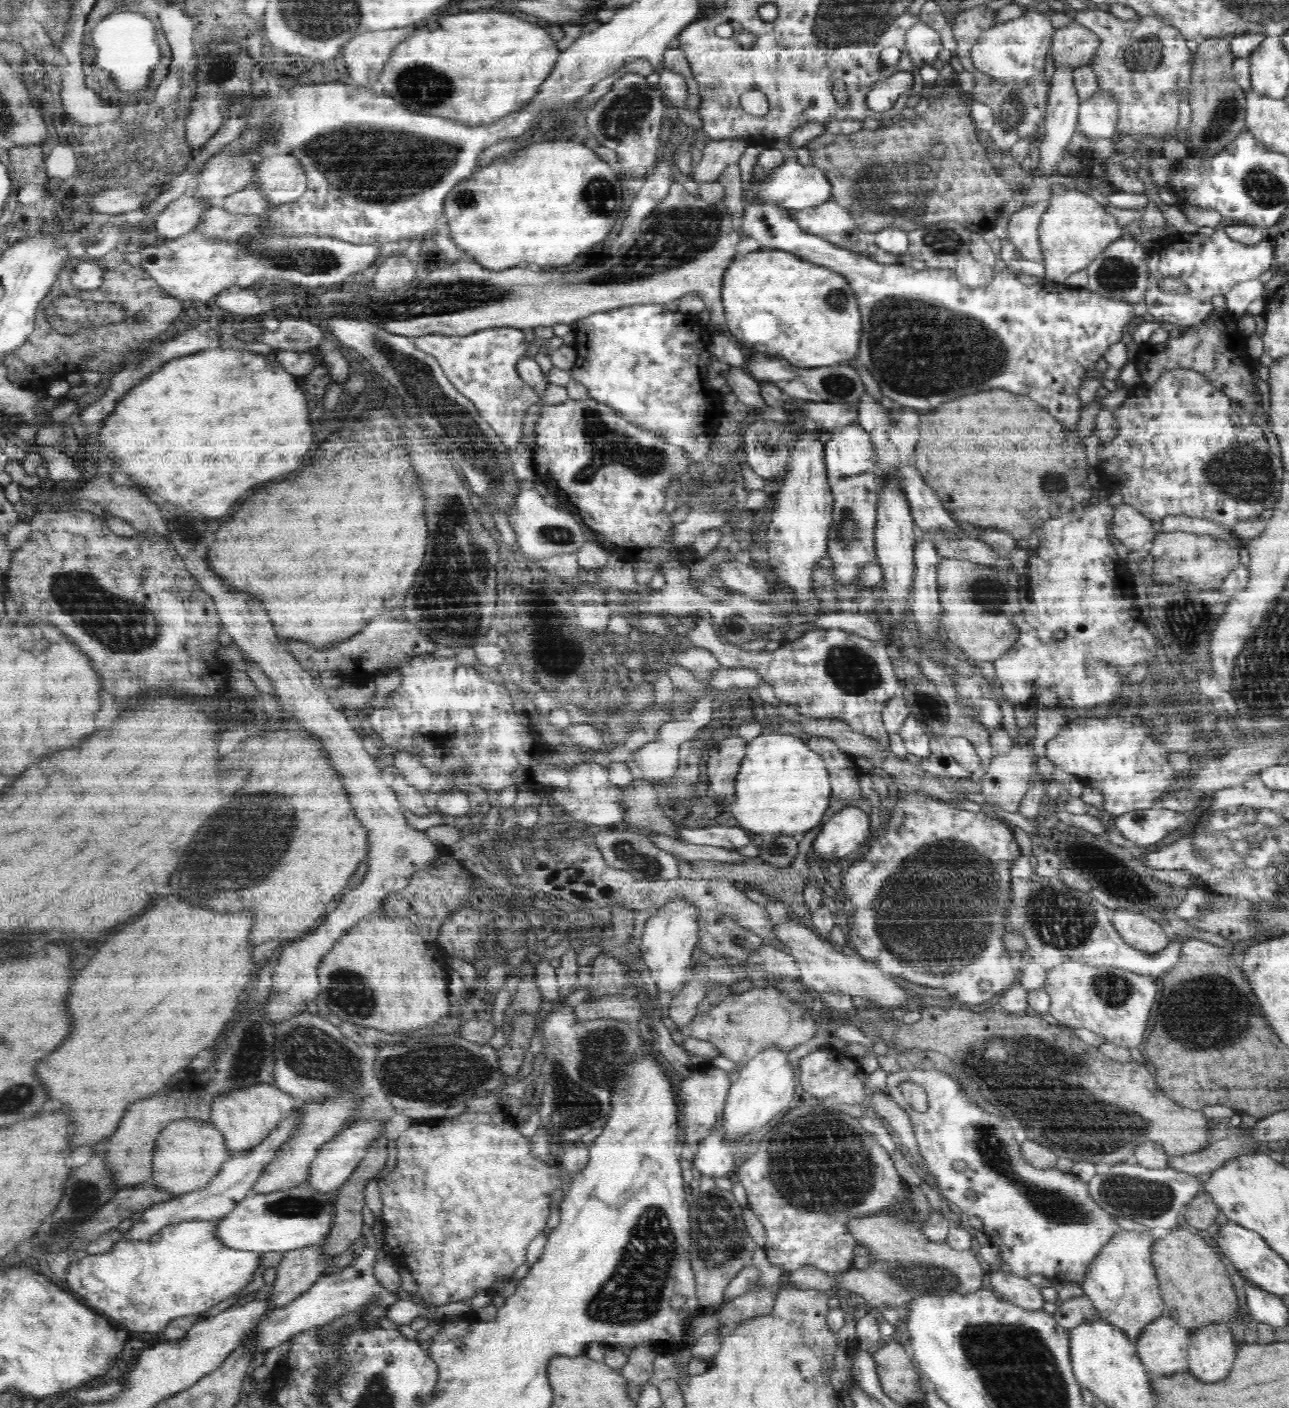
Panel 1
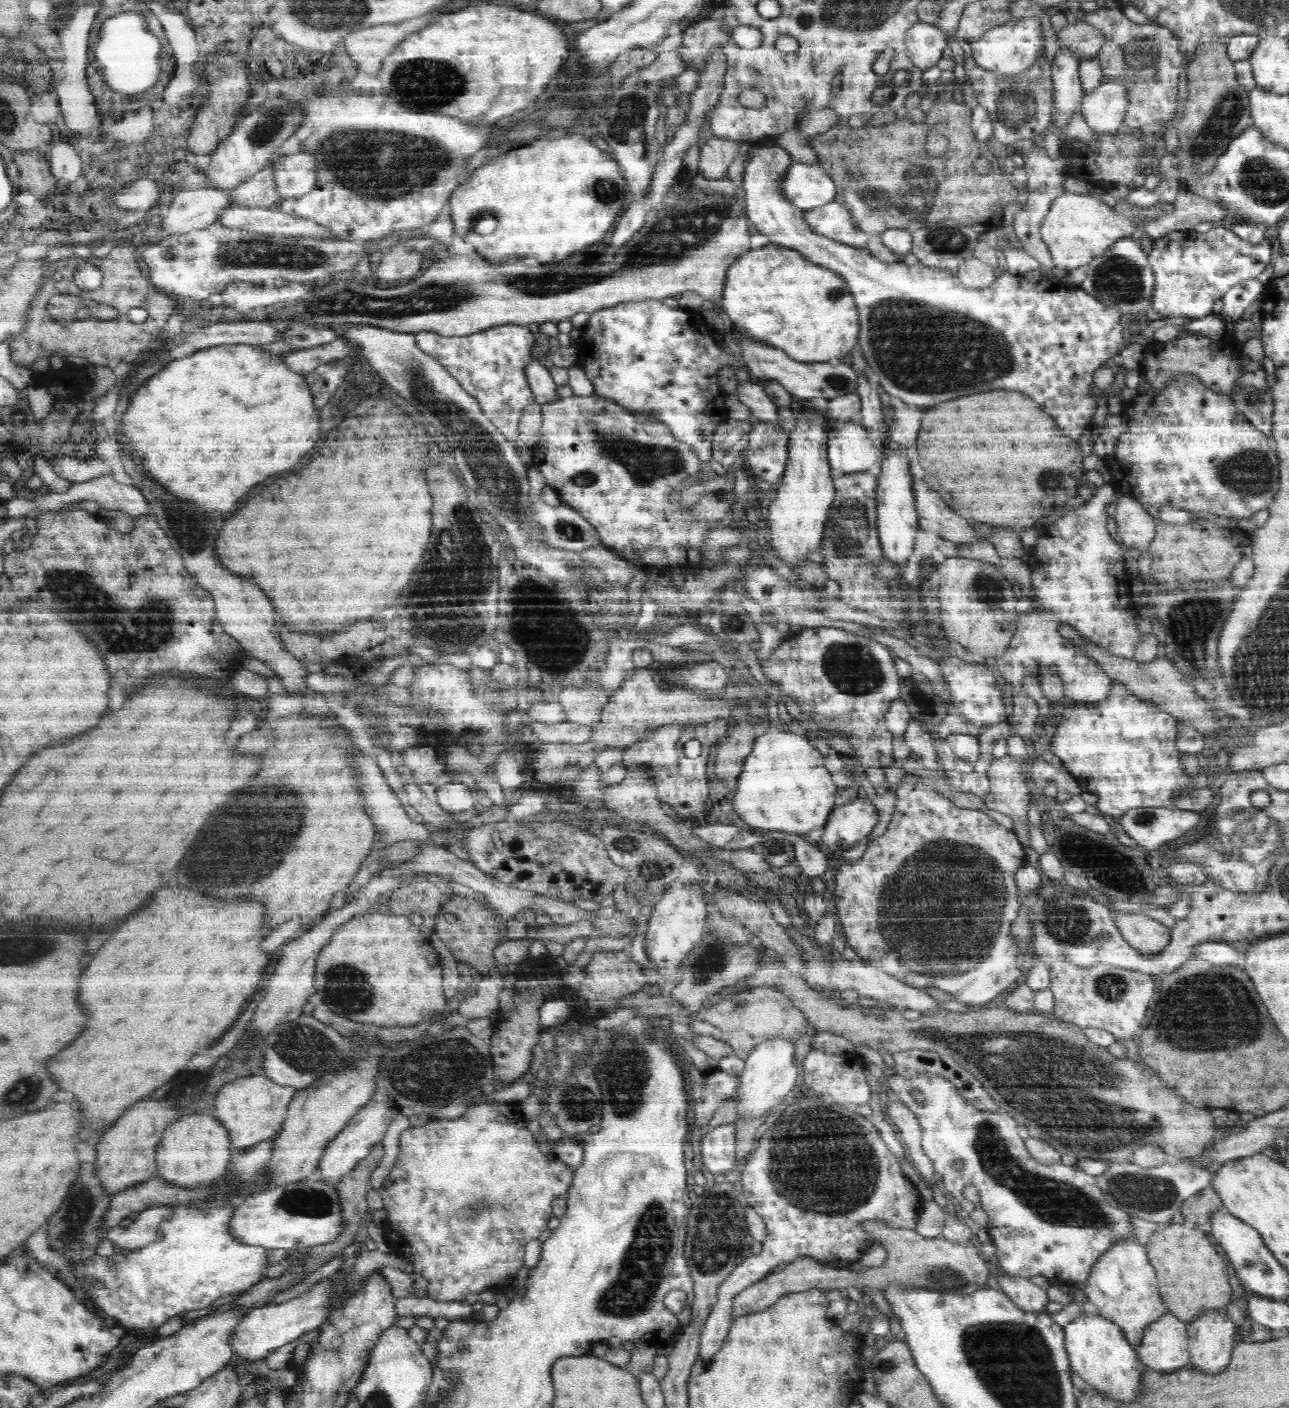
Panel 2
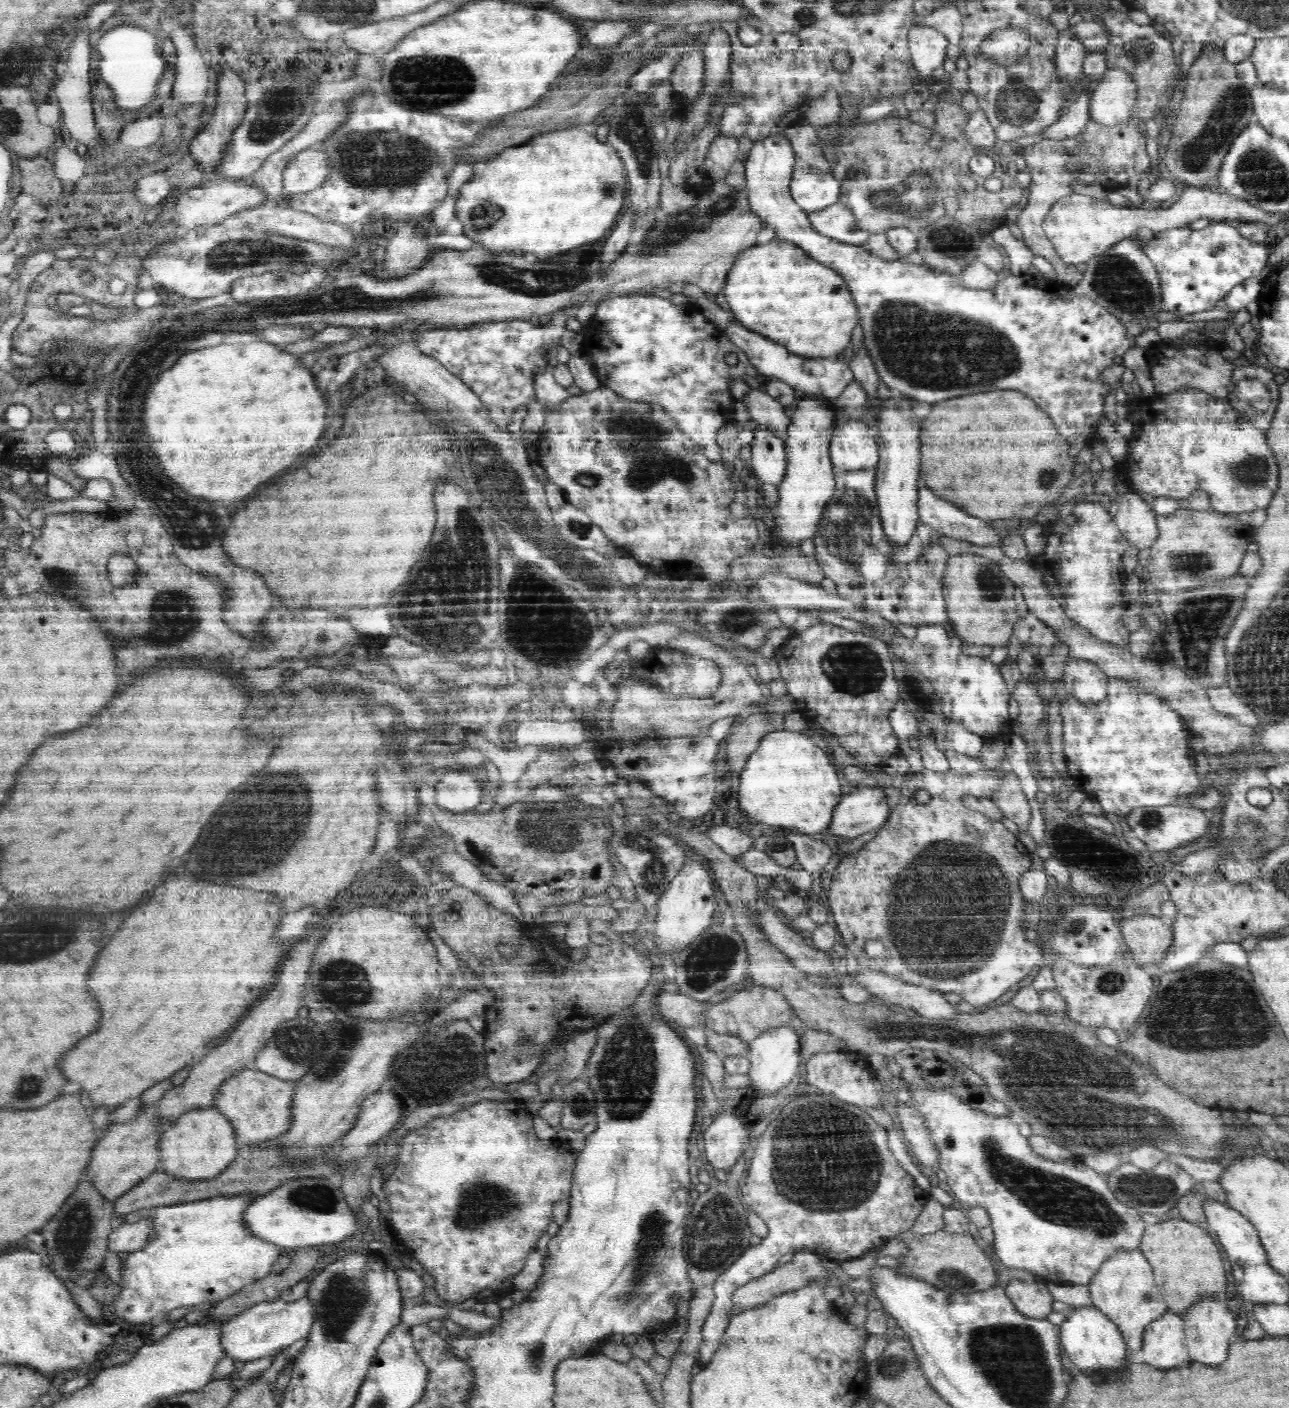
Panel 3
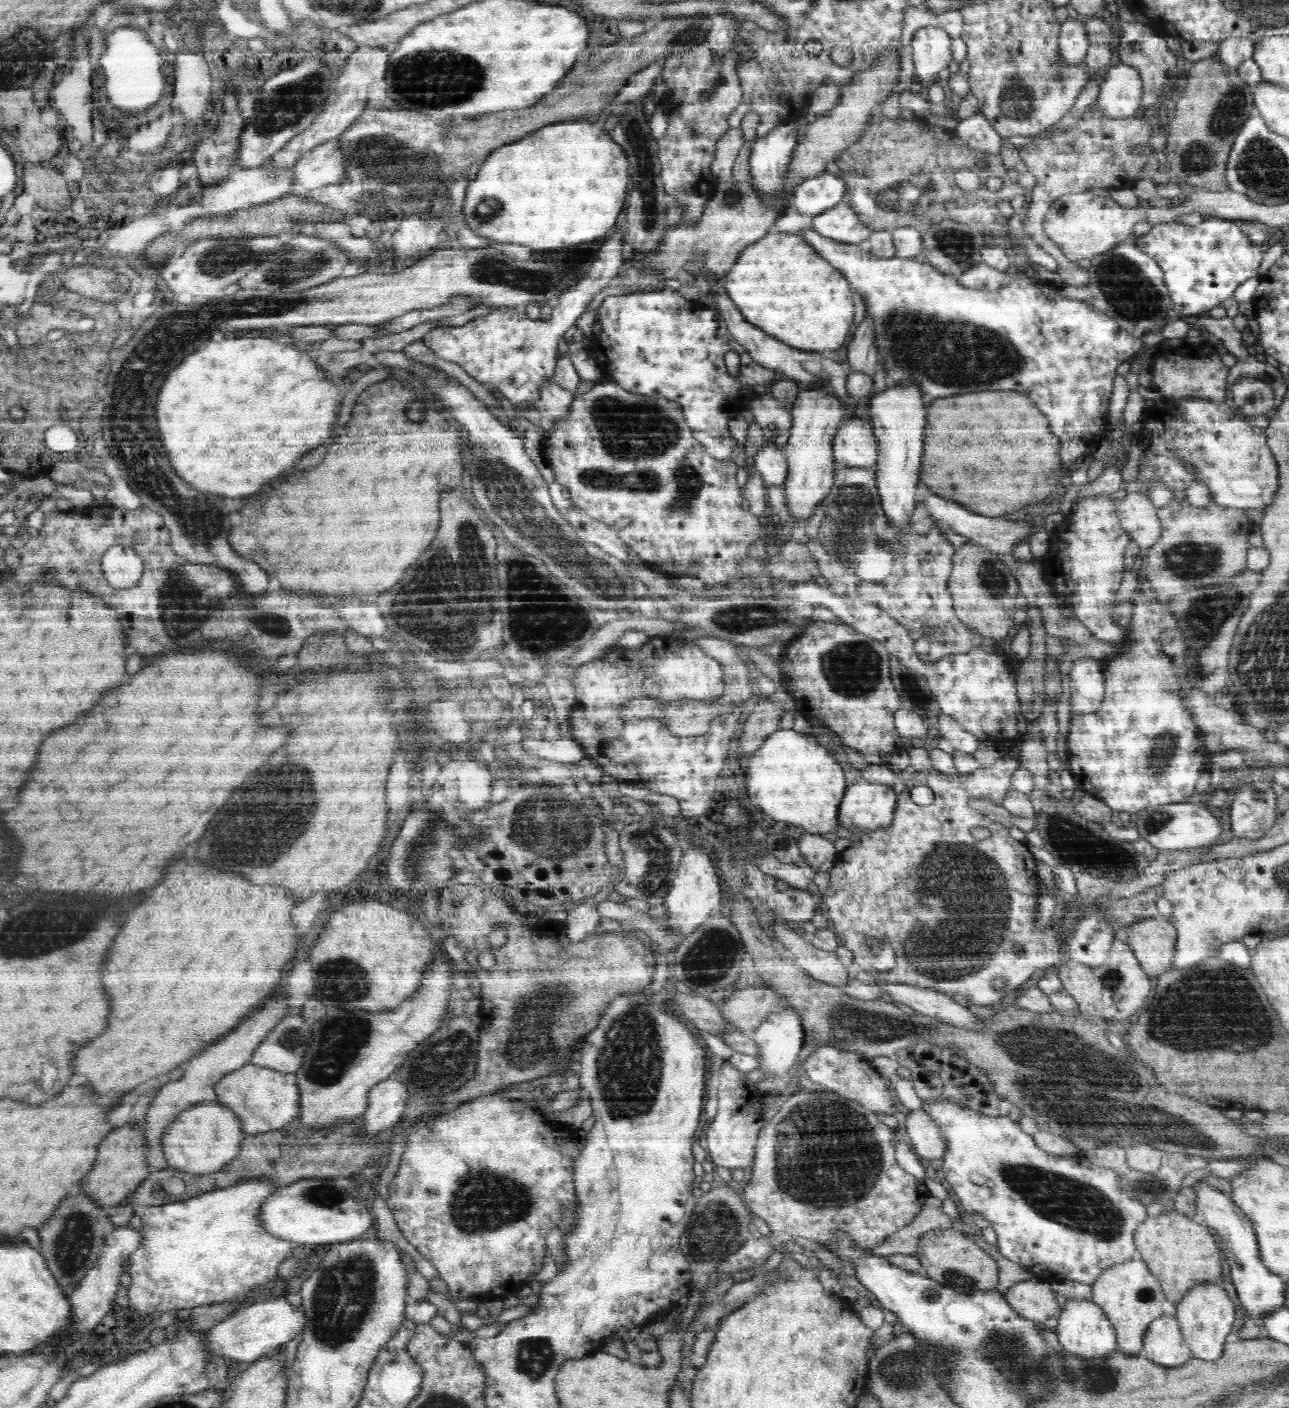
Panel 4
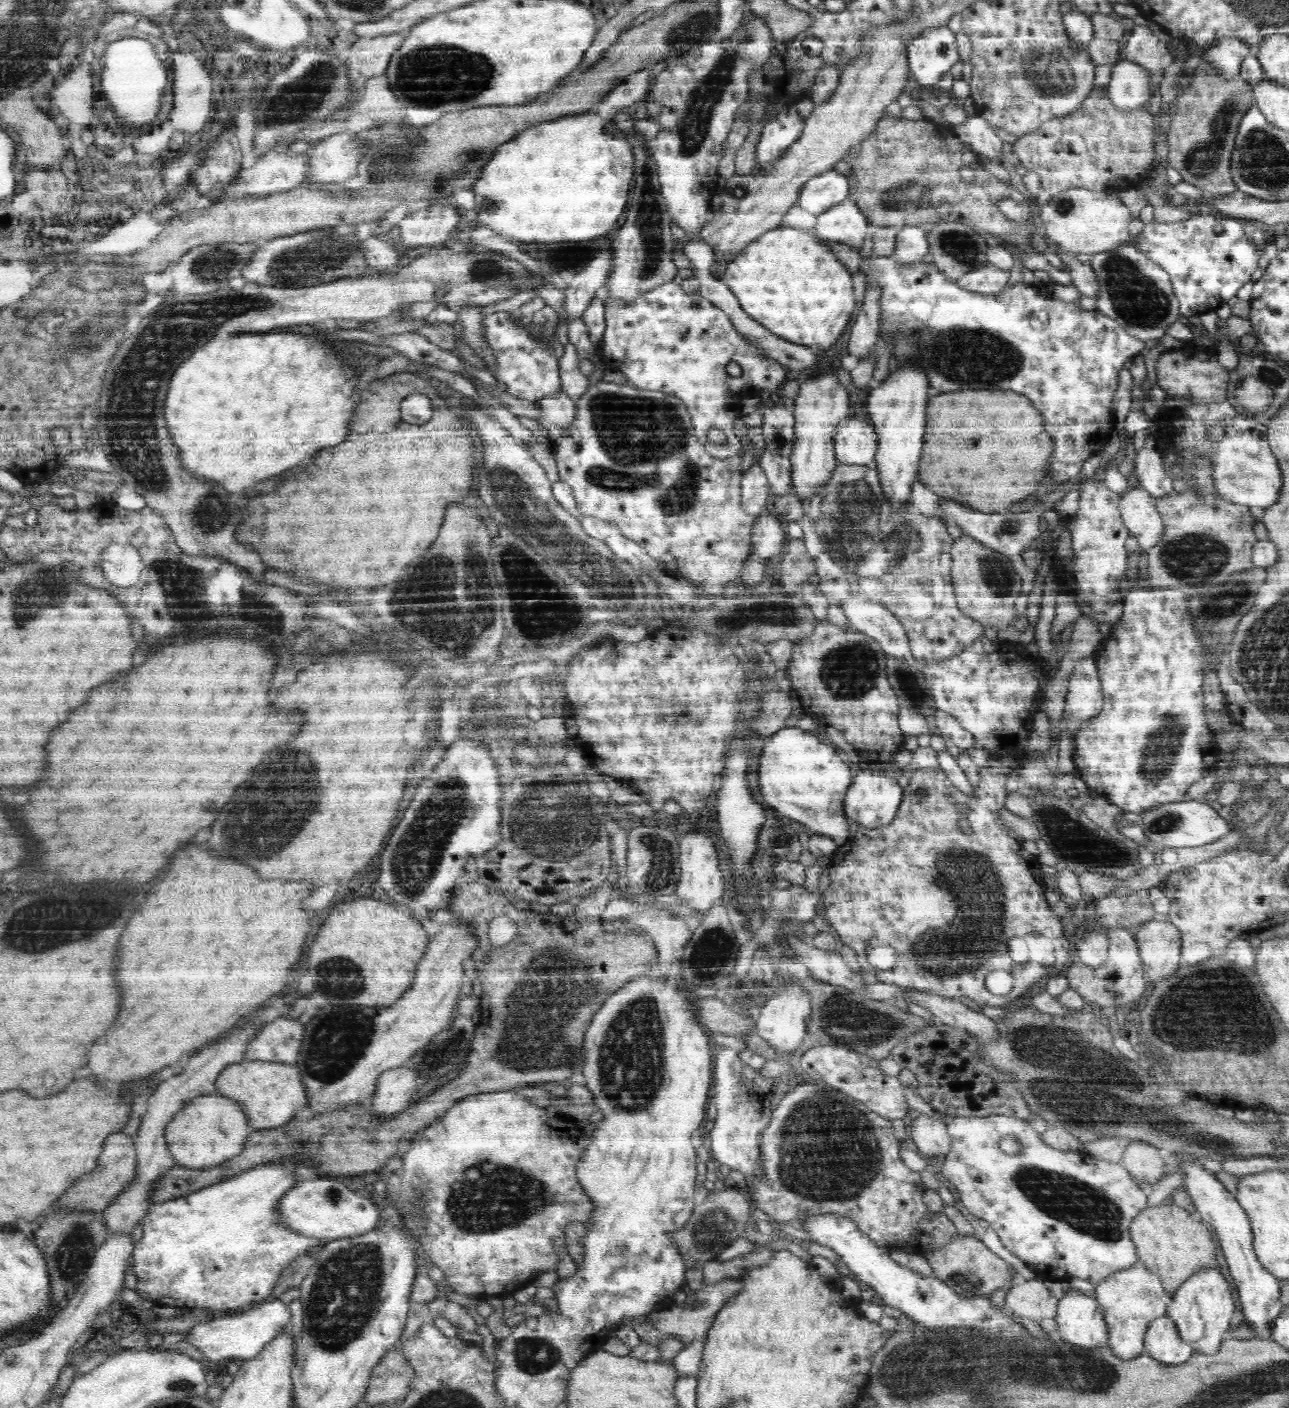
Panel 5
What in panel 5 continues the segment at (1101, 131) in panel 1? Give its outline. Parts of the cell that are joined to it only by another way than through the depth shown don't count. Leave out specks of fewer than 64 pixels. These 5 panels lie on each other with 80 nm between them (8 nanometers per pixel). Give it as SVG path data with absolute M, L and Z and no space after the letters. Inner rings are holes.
M1118 60L1113 65L1111 80L1106 85L1107 95L1117 110L1139 108L1152 96L1148 73L1139 64Z

